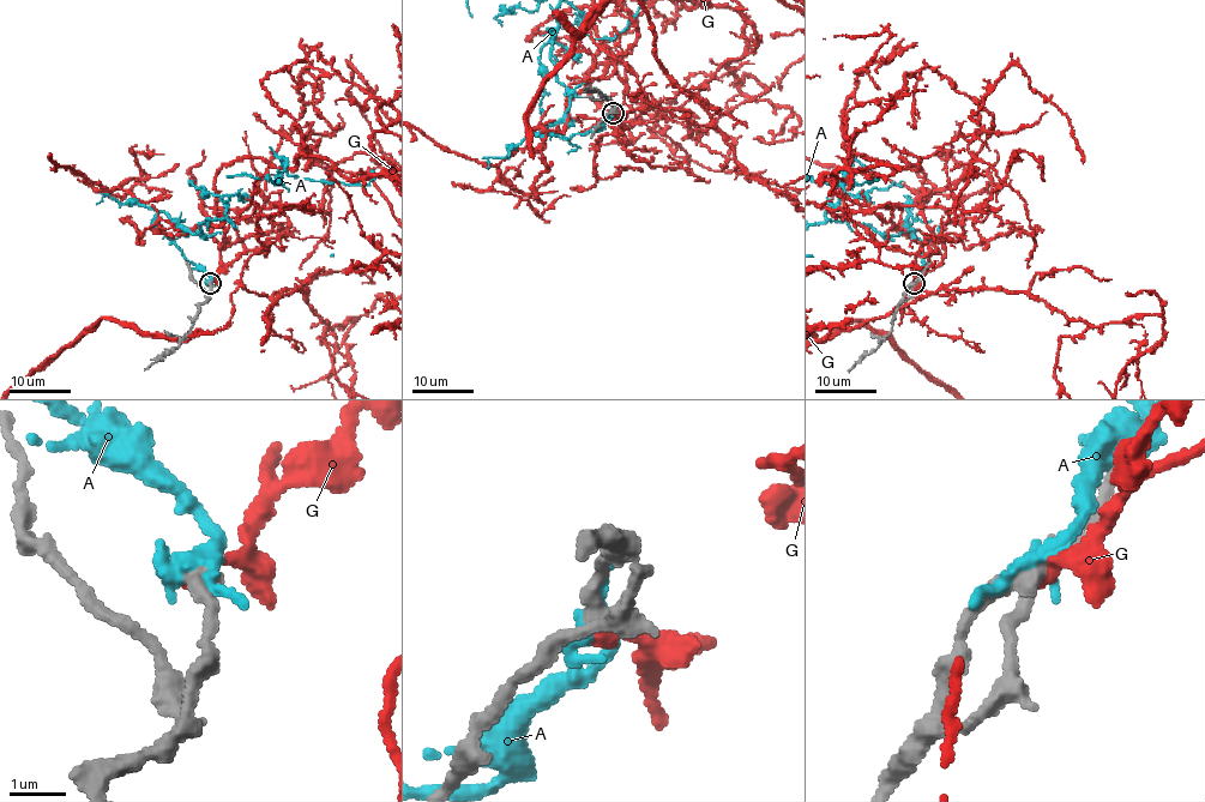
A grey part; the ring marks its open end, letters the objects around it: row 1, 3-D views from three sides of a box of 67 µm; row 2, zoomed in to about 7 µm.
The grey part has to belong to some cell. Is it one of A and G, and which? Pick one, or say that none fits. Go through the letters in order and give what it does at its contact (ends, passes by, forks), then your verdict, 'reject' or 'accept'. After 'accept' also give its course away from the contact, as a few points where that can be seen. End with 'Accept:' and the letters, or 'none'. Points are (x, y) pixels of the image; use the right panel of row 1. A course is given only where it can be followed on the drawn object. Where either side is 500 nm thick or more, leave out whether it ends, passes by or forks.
A: it passes by; reject
G: it ends there; accept
Accept: G

